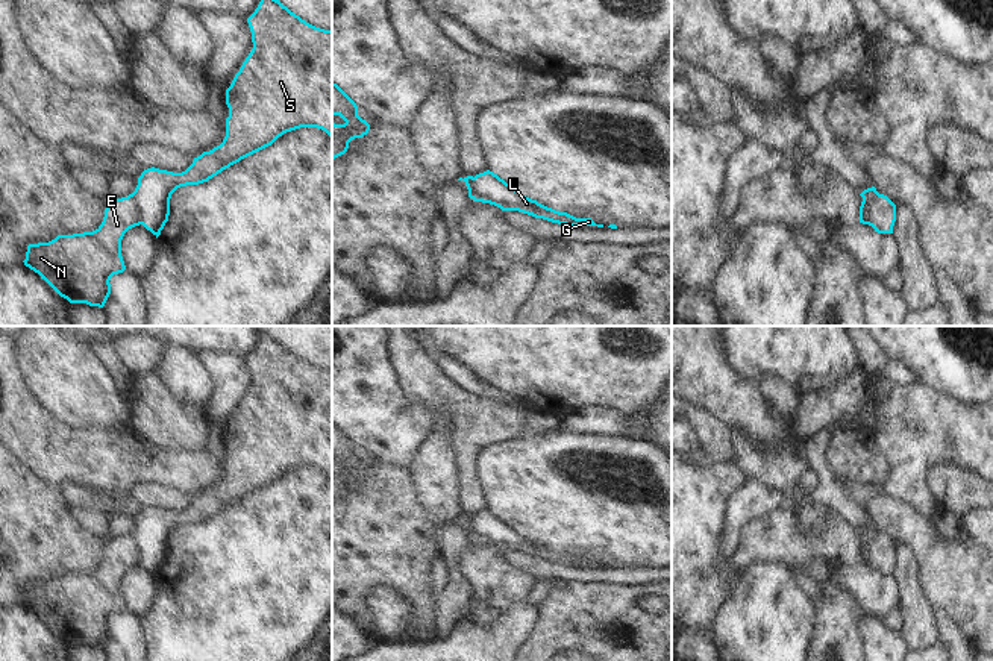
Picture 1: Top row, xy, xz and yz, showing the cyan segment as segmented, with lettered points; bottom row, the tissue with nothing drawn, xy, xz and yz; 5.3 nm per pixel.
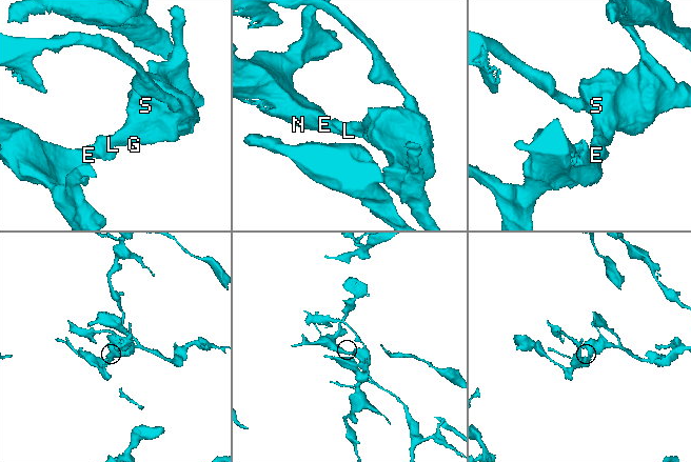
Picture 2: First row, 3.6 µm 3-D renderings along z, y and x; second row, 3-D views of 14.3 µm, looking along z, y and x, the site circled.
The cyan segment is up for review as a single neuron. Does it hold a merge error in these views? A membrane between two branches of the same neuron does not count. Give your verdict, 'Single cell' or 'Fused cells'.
Fused cells

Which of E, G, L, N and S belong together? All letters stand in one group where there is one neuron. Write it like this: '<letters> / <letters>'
E N / G L S

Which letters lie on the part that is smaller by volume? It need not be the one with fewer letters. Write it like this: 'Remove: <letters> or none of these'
Remove: E, N

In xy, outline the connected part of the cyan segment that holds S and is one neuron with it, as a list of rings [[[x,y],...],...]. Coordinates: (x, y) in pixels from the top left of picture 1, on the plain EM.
[[[262,335],[247,358],[253,388],[226,429],[226,476],[209,491],[194,497],[182,512],[147,508],[132,534],[144,550],[143,565],[156,578],[170,555],[171,534],[186,525],[208,522],[241,499],[271,485],[279,476],[300,467],[317,467],[332,476],[332,370],[315,367],[279,340]]]

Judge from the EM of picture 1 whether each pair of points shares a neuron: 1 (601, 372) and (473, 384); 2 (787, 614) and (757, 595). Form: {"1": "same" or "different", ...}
{"1": "different", "2": "same"}

